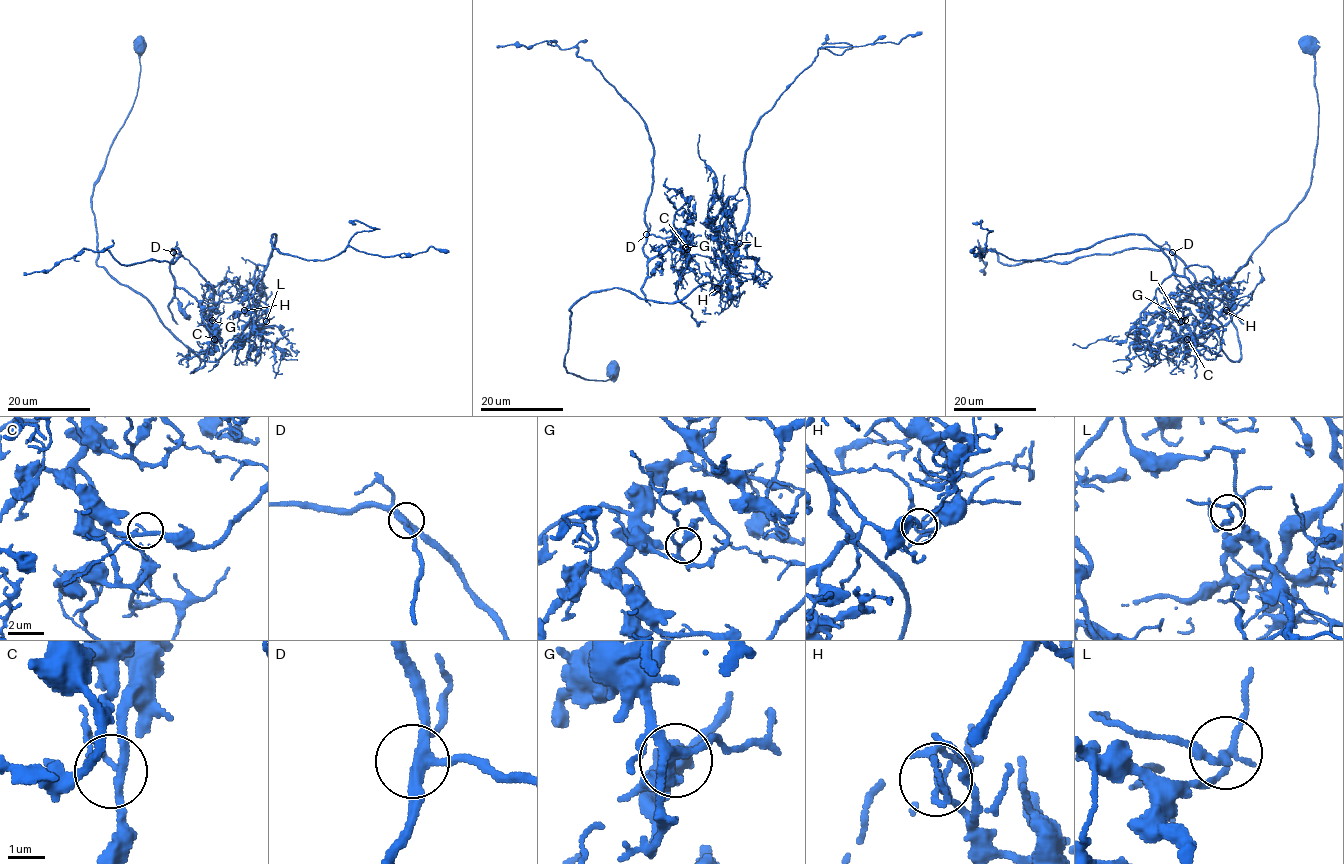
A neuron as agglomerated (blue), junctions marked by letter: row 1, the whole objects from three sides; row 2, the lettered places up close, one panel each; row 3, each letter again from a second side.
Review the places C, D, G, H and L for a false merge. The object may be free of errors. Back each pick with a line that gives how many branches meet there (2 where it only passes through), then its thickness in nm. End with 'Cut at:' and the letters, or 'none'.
H: Branches: 4. Thickness 160 nm
Cut at: H

